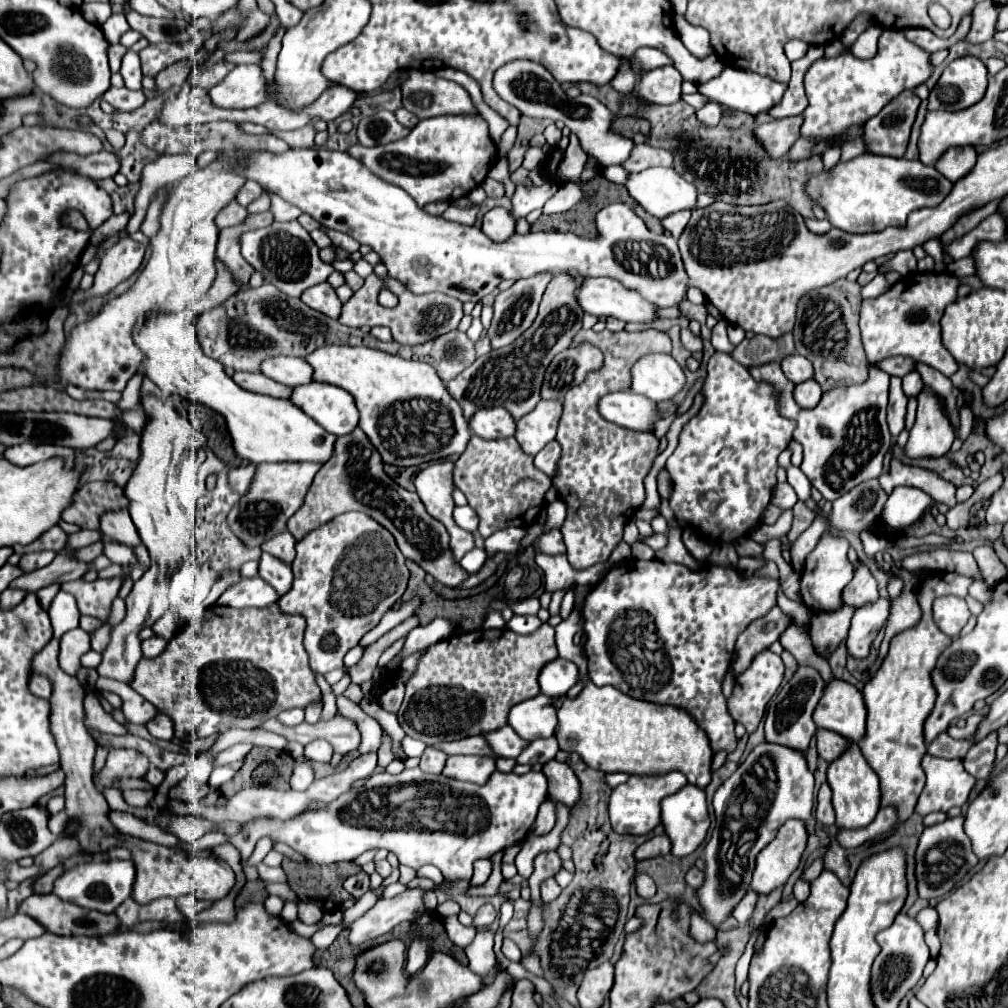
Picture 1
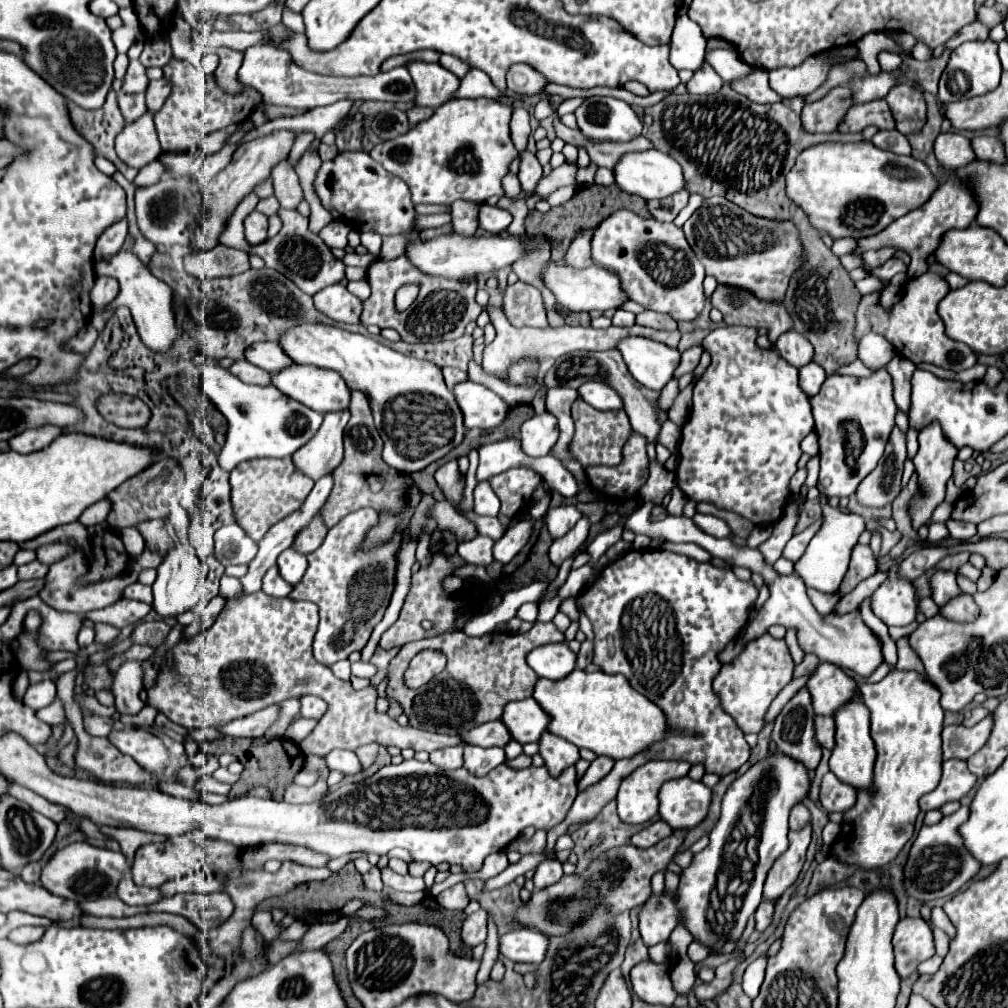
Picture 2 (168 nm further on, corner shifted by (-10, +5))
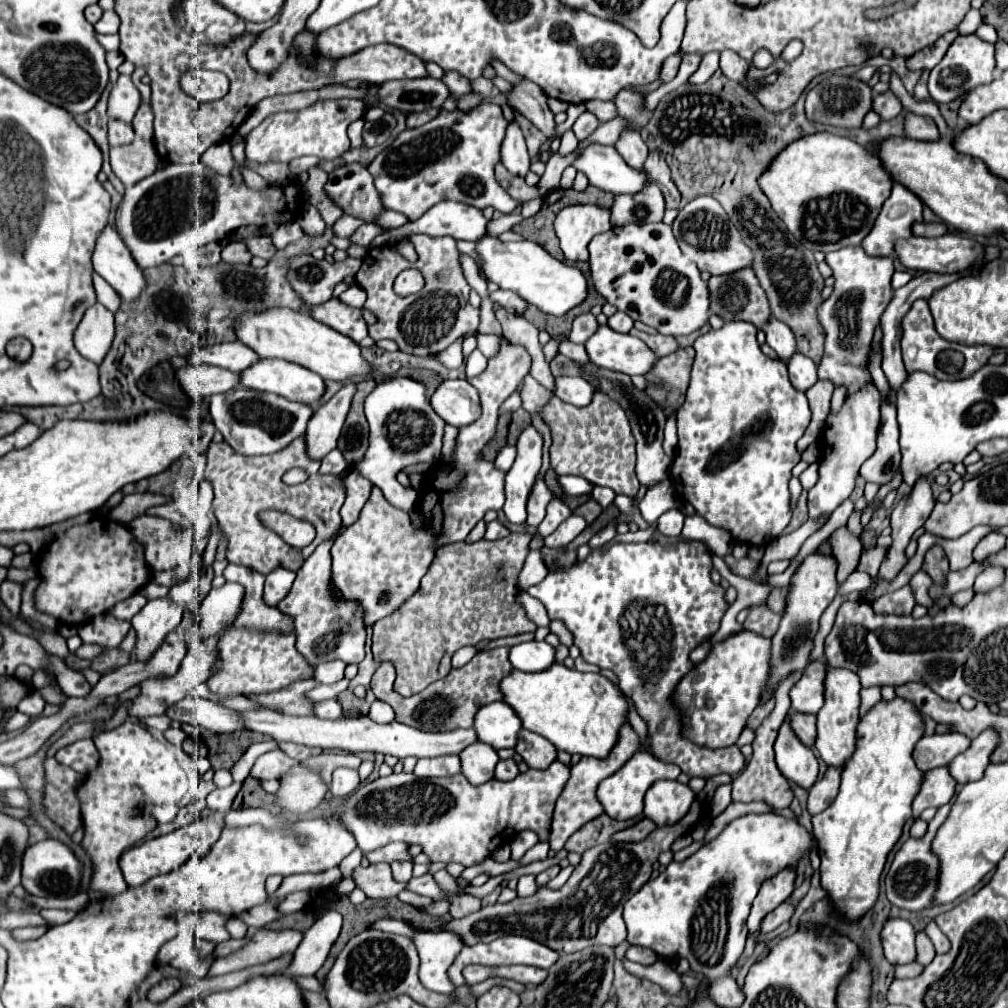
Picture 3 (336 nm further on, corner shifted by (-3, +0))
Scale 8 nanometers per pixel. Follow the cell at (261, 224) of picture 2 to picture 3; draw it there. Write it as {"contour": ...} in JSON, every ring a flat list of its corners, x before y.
{"contour":[[263,235,263,237,253,237,253,239,249,239,247,245,249,245,249,251,251,251,255,257,271,259,271,257,277,253,271,237,265,237,265,235]]}

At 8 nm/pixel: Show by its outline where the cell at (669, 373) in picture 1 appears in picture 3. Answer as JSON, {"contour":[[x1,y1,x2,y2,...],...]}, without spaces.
{"contour":[[599,325,585,341,585,349,593,365,625,375,645,375,657,361,655,353,641,339,617,333,609,325]]}

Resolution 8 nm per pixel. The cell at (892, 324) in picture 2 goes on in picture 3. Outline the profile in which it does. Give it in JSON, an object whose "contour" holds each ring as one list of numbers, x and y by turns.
{"contour":[[919,299,913,303,909,313,903,319,903,339,901,339,901,349,903,349,903,363,909,373,913,371,925,371,937,379,943,381,957,381,971,377,977,369,981,369,989,357,993,355,993,349,989,345,977,345,977,347,967,347,967,345,957,345,951,341,945,341,933,325,933,317,929,311,929,305,925,299]]}

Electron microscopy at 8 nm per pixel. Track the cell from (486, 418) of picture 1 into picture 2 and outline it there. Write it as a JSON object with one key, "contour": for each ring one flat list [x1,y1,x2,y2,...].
{"contour":[[472,380,456,384,452,392,462,408,466,428,494,430,508,418,512,410,512,406,506,404,498,394]]}

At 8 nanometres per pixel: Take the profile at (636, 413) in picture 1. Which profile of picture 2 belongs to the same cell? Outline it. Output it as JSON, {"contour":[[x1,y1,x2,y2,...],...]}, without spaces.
{"contour":[[588,380,586,384,582,384,578,388,580,396,584,402,588,402,590,406,594,406,596,410,622,410,624,402,620,400,620,394,604,384,604,382,596,382,596,380]]}

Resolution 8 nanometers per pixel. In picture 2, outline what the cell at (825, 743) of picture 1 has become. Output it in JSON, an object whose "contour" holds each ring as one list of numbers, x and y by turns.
{"contour":[[816,716,816,740,820,742,820,746,832,750,836,746,836,724,834,718,828,716]]}

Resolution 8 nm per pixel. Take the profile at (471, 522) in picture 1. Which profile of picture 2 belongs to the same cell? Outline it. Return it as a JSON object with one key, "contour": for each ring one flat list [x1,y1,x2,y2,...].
{"contour":[[478,482,474,488,474,512,482,516,496,516,500,510,500,500,494,496,486,482]]}

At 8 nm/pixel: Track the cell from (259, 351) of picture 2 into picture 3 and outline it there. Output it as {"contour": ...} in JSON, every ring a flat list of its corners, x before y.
{"contour":[[231,341,231,343,217,343,217,345,209,345,209,347,197,347,191,355,189,355,189,363,191,365,215,365,215,367,223,367,229,371,243,371,249,365,253,365,257,361,257,353,253,353,249,347,245,347,239,341]]}

